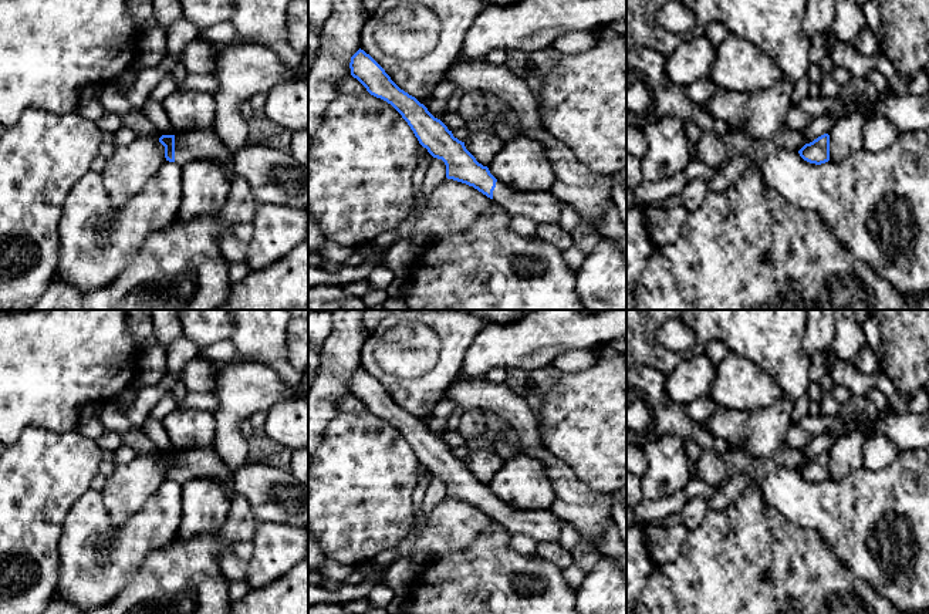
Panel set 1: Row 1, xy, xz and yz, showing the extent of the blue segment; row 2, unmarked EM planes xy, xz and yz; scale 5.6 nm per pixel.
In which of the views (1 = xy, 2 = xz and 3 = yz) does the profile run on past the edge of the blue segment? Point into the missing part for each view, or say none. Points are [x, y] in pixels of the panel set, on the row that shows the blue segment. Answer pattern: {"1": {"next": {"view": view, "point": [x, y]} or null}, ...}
{"1": {"next": {"view": "xy", "point": [181, 267]}}, "2": {"next": {"view": "xz", "point": [540, 206]}}, "3": {"next": null}}

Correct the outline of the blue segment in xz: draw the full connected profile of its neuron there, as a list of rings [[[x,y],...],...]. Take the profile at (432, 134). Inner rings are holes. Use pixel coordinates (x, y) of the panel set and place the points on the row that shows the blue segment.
[[[358,50],[349,63],[351,75],[366,91],[391,104],[408,122],[419,144],[446,165],[446,178],[473,186],[493,202],[504,208],[511,216],[524,216],[540,223],[558,223],[561,202],[550,190],[517,192],[499,182],[466,149],[464,142],[453,136],[452,131],[415,97],[401,90],[385,70],[364,50]]]

